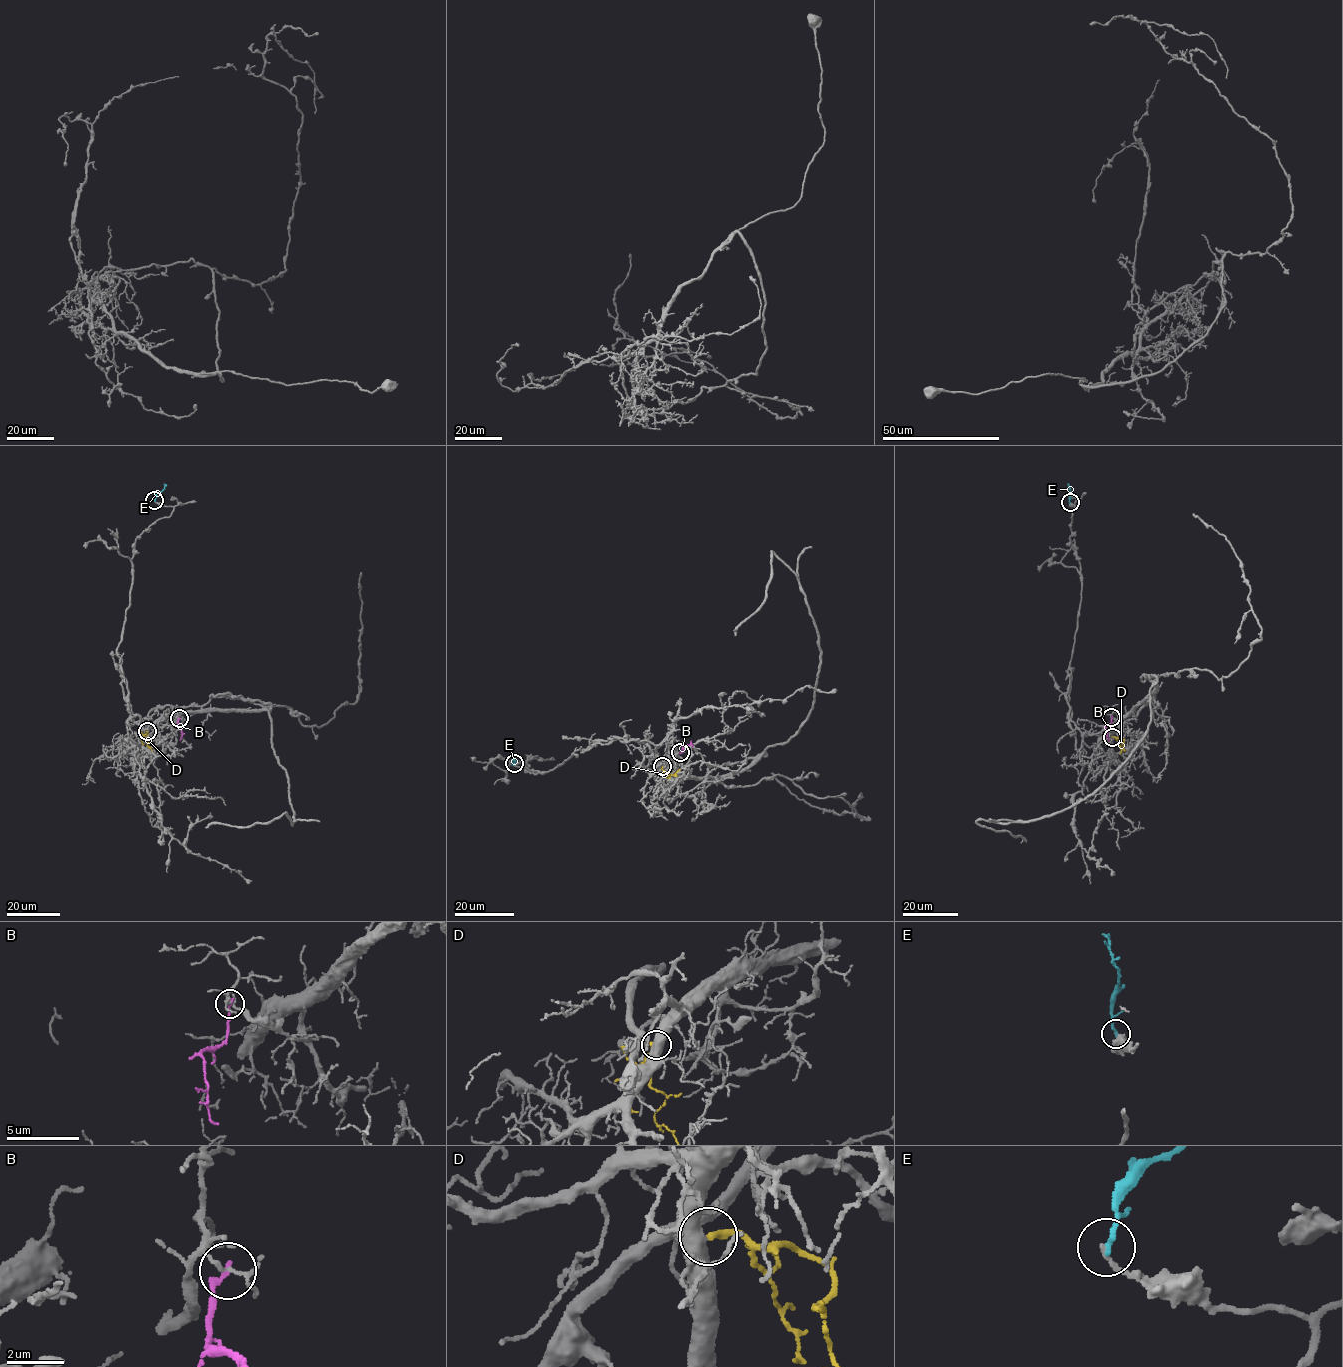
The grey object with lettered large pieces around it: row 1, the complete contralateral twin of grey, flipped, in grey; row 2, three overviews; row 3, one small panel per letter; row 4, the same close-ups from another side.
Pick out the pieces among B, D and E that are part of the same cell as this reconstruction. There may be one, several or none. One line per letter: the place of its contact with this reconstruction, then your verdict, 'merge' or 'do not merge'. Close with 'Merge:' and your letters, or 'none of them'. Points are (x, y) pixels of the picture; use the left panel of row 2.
B: meets grey at (179, 718); do not merge
D: meets grey at (147, 731); merge
E: meets grey at (154, 500); do not merge
Merge: D

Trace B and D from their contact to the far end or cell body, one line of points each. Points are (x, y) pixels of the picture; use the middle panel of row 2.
B: (680, 753), (685, 745), (693, 746)
D: (662, 766), (668, 777), (674, 776), (680, 768)

